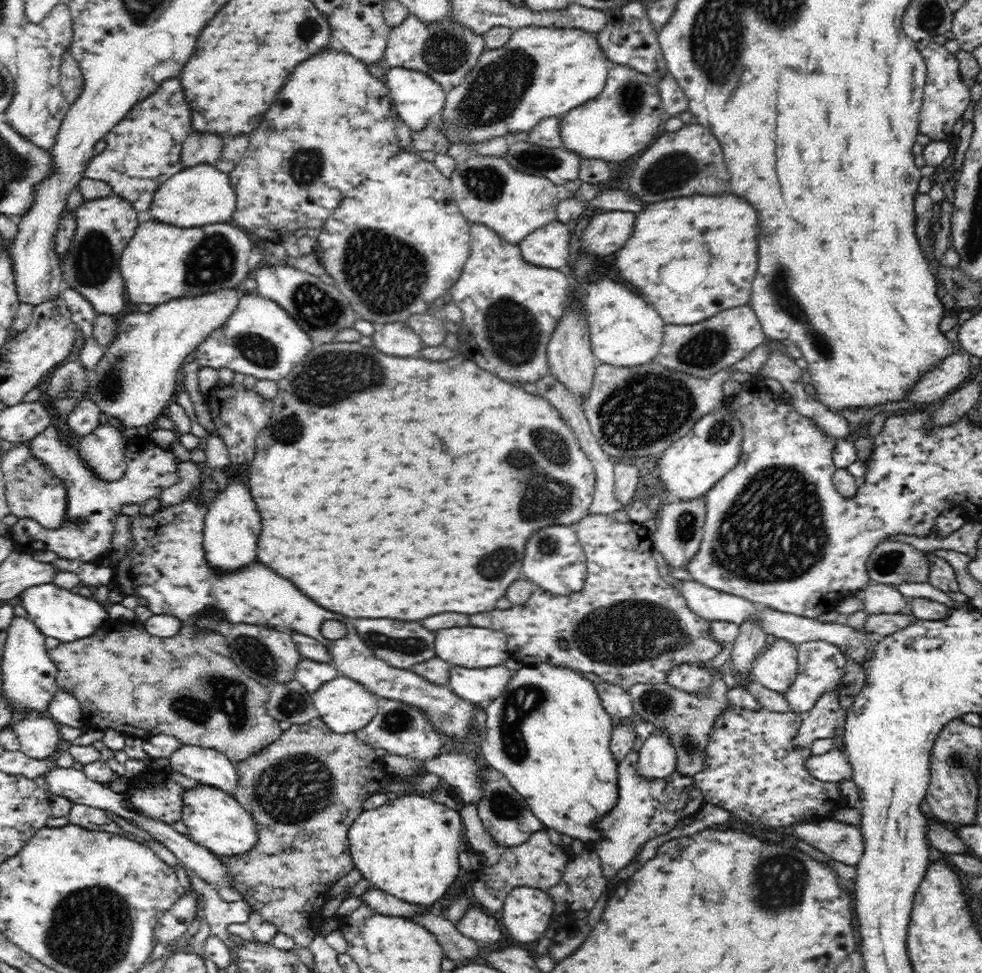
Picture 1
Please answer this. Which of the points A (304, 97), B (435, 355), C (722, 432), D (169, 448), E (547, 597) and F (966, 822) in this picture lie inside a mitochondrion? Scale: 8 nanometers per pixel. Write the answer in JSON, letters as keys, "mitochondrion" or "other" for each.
{"A":"other","B":"other","C":"mitochondrion","D":"other","E":"other","F":"other"}

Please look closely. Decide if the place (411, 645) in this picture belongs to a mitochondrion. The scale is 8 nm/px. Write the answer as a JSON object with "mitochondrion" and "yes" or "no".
{"mitochondrion":"yes"}

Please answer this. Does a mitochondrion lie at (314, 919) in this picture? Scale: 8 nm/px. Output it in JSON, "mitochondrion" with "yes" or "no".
{"mitochondrion":"no"}

